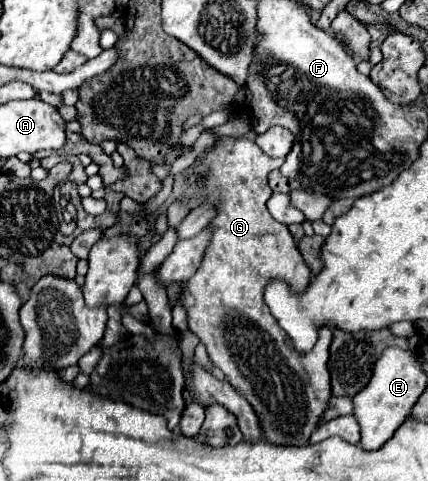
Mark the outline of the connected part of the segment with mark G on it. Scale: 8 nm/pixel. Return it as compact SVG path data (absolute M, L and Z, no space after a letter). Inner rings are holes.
M219 137L217 141L219 145L215 147L215 151L209 153L207 159L195 163L195 169L187 171L187 173L197 171L201 175L207 175L207 181L201 185L199 195L205 197L207 203L217 205L219 215L211 223L215 231L205 251L203 265L185 283L181 305L187 309L189 329L207 347L211 363L225 373L233 389L241 393L257 413L263 439L275 445L297 445L297 447L307 445L309 435L321 425L325 409L329 407L331 399L331 379L327 371L327 361L329 361L329 345L333 333L329 327L321 327L315 347L309 353L297 353L293 349L291 337L277 325L277 321L269 313L269 307L263 301L265 287L271 281L285 281L291 293L297 295L301 295L305 287L309 287L311 283L311 269L305 265L301 253L297 251L293 235L289 233L287 225L275 221L267 209L267 199L273 193L267 183L267 177L271 171L279 169L285 163L285 159L271 159L261 151L261 147L255 141L249 141L245 137L241 139ZM219 185L229 185L227 199L225 199L225 187Z

